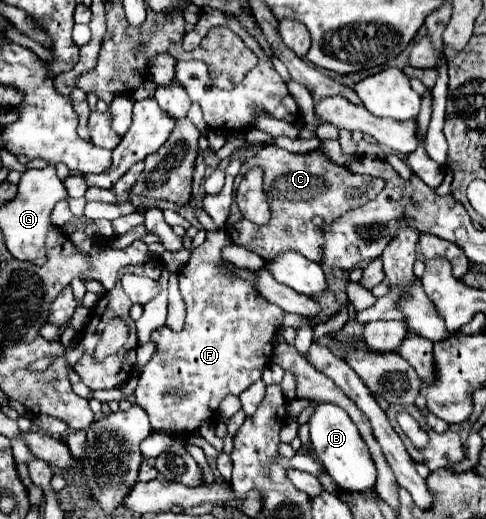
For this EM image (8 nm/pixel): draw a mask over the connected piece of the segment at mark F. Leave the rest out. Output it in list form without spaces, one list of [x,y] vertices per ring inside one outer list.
[[[220,229],[208,233],[206,241],[194,249],[190,261],[178,271],[188,311],[186,325],[180,333],[162,325],[150,337],[156,351],[138,377],[136,403],[148,413],[154,431],[198,431],[204,419],[214,419],[226,395],[240,395],[258,381],[274,353],[274,335],[280,331],[284,311],[266,301],[252,285],[232,281],[220,269],[220,249],[226,245],[232,243]]]

